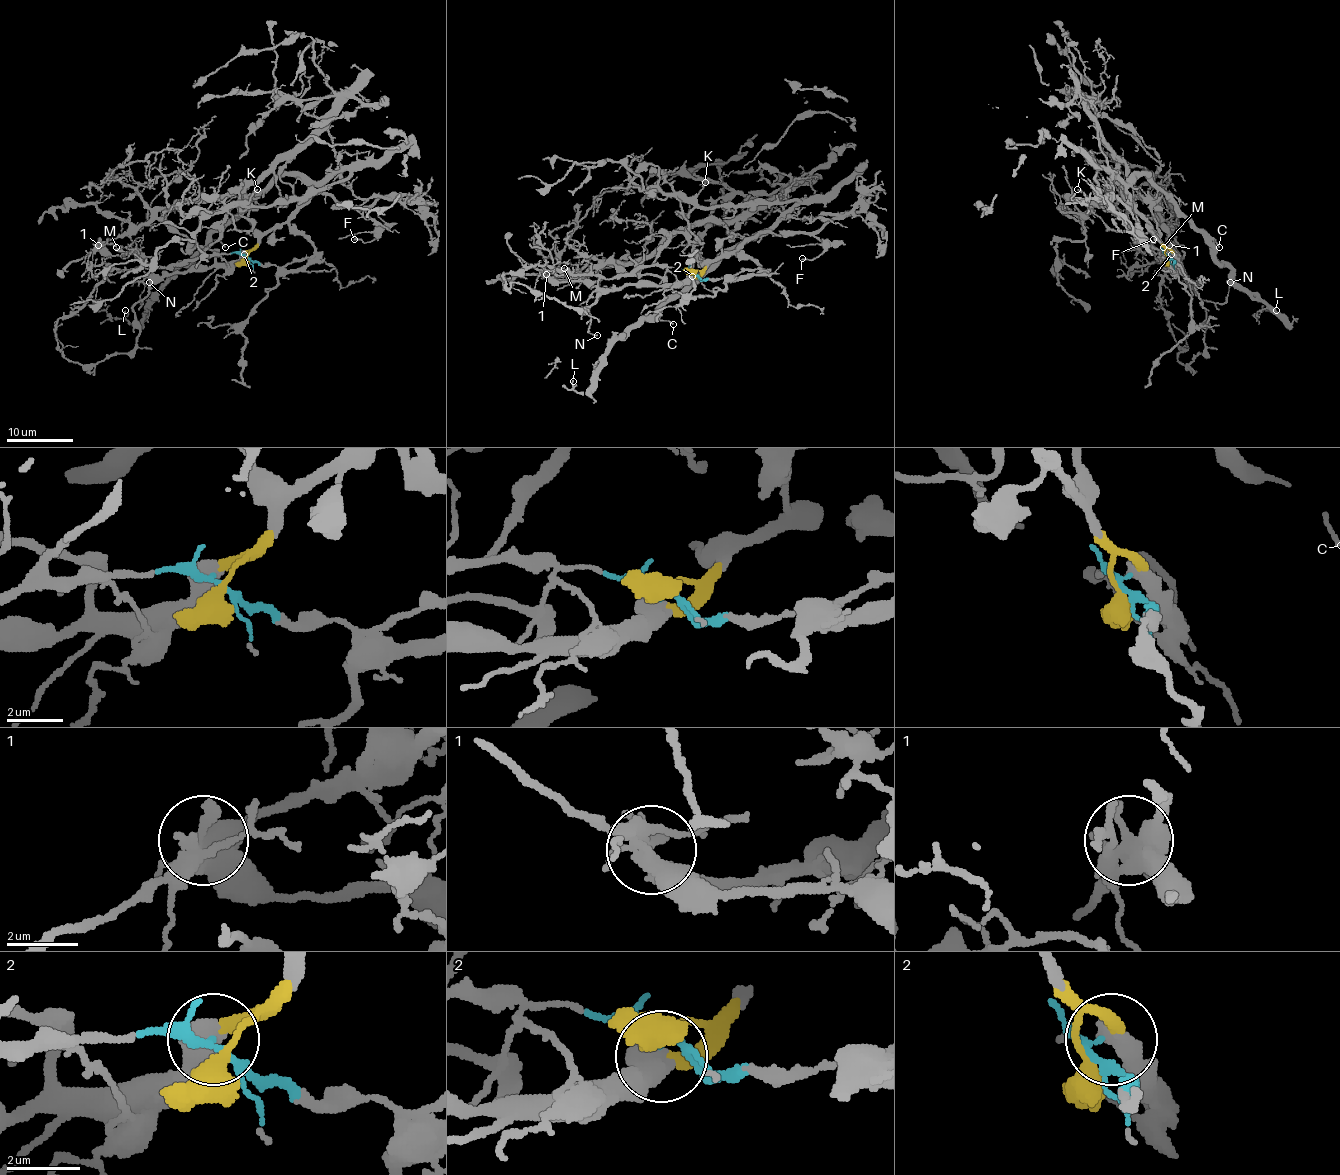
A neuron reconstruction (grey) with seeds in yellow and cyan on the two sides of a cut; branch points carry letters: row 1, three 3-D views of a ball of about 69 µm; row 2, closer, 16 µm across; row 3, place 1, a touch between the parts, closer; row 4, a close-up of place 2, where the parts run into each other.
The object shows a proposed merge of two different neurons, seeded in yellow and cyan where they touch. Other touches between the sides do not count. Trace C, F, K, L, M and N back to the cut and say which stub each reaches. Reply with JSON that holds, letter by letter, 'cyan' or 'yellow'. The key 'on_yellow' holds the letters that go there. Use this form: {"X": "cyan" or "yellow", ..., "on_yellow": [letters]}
{"C": "yellow", "F": "yellow", "K": "yellow", "L": "yellow", "M": "cyan", "N": "yellow", "on_yellow": ["C", "F", "K", "L", "N"]}

